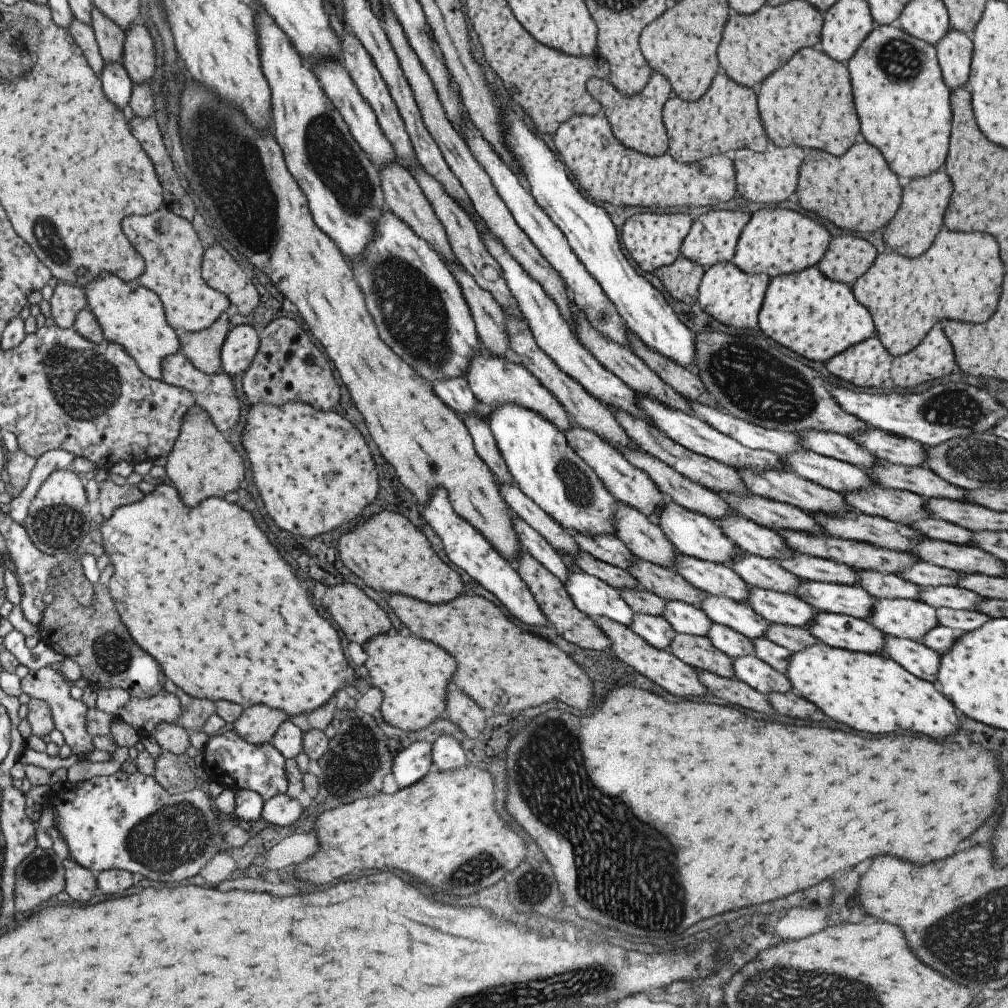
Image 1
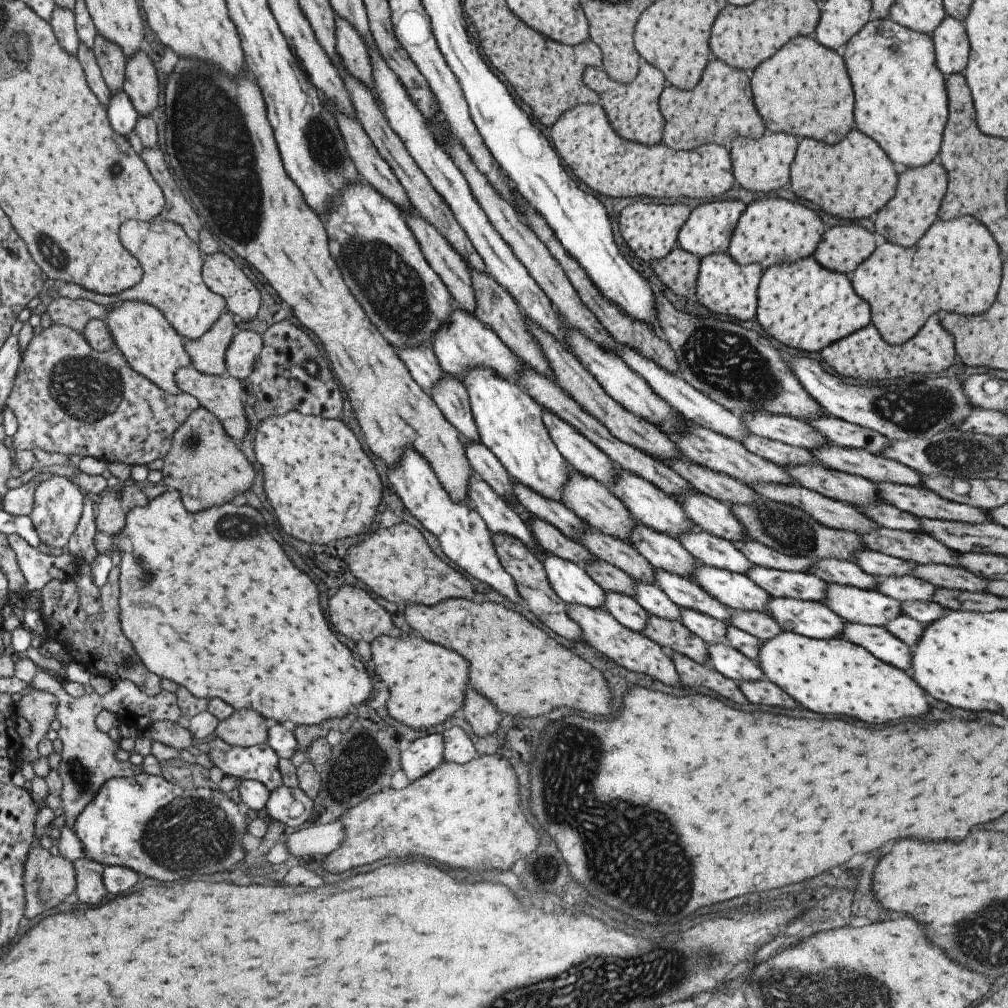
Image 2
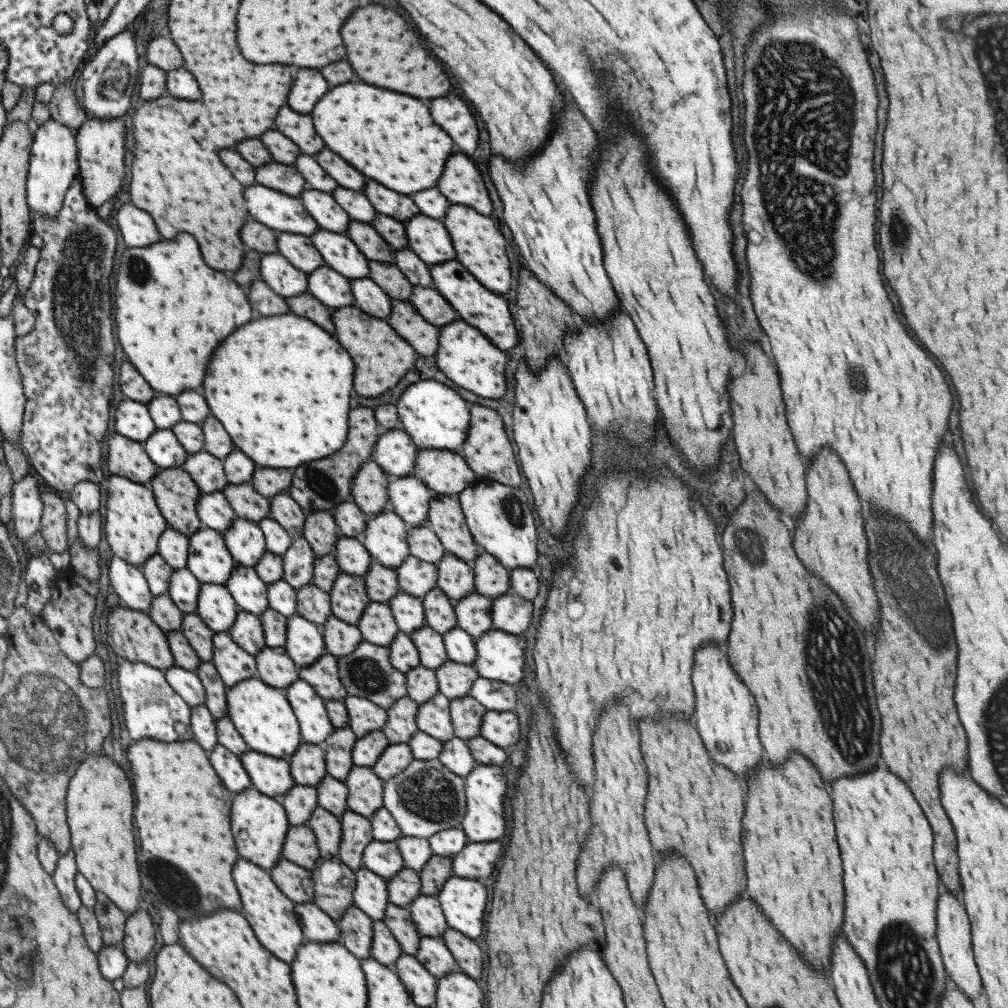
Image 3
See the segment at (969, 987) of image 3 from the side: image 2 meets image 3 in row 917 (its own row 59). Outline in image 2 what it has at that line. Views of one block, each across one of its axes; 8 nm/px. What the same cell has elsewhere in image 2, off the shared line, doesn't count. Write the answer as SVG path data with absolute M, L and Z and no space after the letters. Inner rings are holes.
M946 15L942 24L931 35L935 46L938 68L947 78L960 74L966 68L970 54L969 38L965 23Z

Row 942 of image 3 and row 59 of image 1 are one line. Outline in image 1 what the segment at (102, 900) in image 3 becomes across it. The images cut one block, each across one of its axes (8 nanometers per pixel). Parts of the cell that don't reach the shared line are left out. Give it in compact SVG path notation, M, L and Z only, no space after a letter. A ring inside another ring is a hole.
M96 5L91 10L91 27L93 28L103 61L113 63L121 61L125 32L113 20L110 20Z

